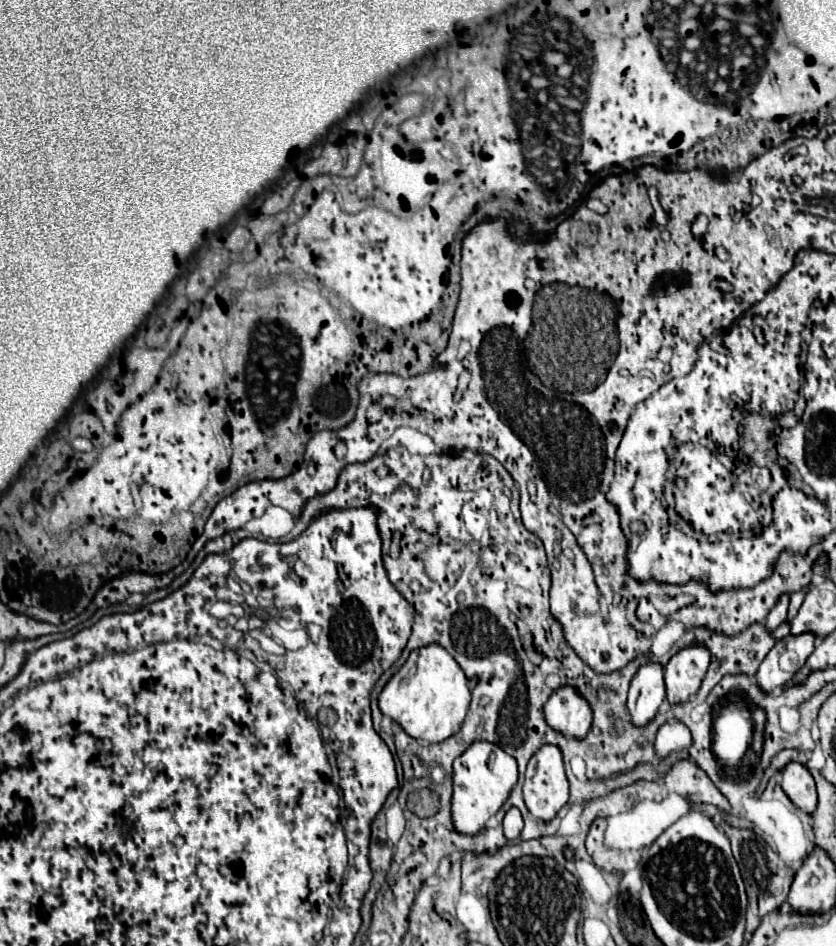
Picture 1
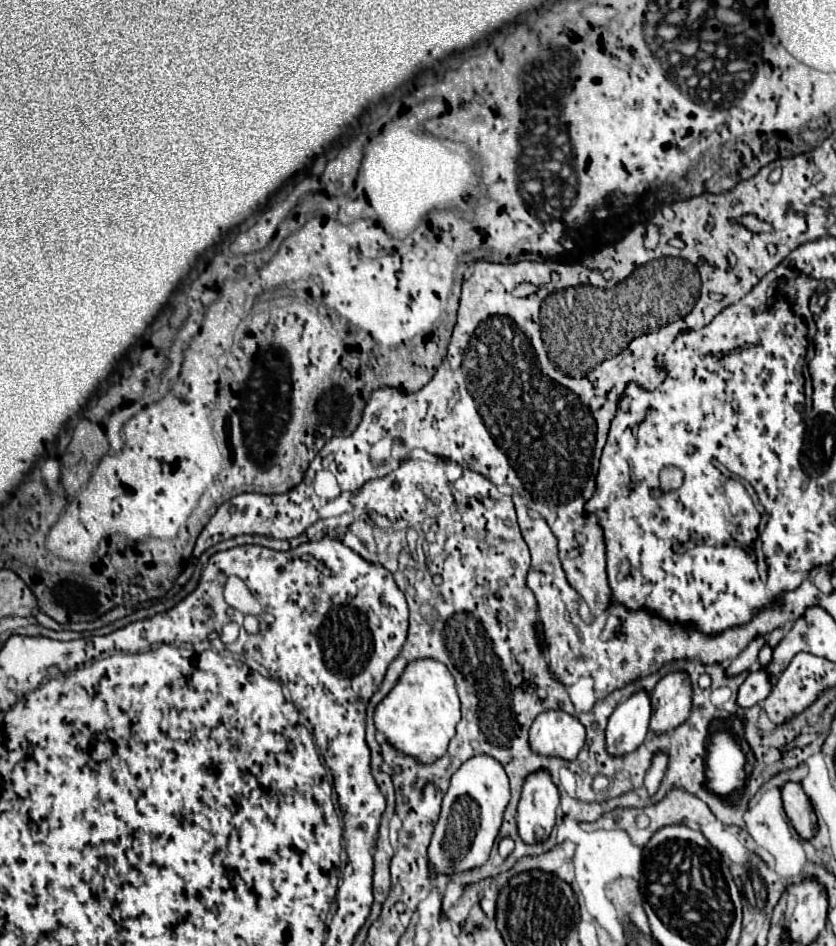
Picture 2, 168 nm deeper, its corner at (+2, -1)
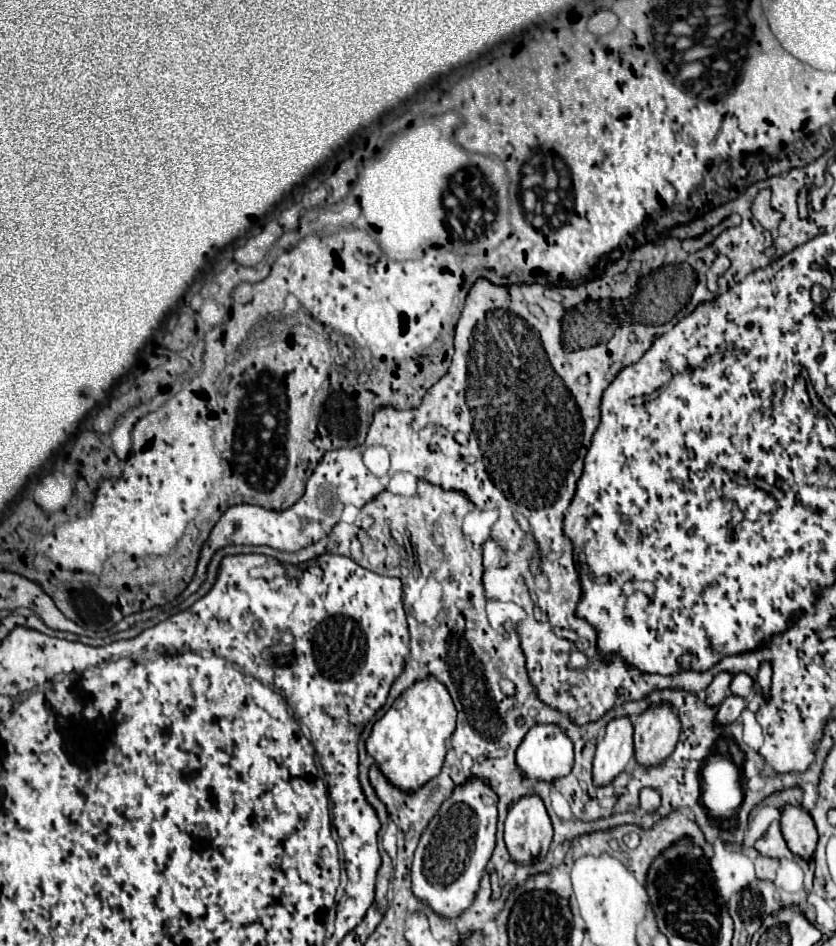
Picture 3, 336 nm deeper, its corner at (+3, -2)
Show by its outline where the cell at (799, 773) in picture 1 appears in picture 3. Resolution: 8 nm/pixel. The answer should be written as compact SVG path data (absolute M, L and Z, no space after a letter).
M783 806L781 810L781 830L789 850L805 860L811 858L817 844L817 830L815 822L809 812L801 806Z

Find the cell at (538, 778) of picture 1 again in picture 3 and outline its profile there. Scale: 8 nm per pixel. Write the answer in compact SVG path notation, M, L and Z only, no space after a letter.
M537 794L517 800L505 820L505 844L517 862L533 862L547 854L553 826L545 802Z

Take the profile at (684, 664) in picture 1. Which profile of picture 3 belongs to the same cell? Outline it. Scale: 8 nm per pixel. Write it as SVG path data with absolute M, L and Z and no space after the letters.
M669 702L653 704L631 718L635 728L635 758L643 766L661 764L675 748L681 732L677 712Z

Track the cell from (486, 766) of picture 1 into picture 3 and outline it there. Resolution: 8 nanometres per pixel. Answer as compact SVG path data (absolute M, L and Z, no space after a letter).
M481 778L467 780L441 804L431 824L425 828L415 850L411 880L413 894L429 904L439 916L453 918L471 906L479 880L495 848L497 794Z

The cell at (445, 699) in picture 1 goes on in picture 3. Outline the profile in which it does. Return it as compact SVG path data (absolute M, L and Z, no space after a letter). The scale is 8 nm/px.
M429 676L425 680L417 680L417 684L409 686L385 712L383 718L379 718L367 738L367 752L375 758L375 762L381 766L383 774L401 790L413 792L421 788L427 780L435 778L441 772L443 760L445 760L445 740L455 730L455 718L457 710L453 706L453 700L445 688L443 682L439 682L435 676Z

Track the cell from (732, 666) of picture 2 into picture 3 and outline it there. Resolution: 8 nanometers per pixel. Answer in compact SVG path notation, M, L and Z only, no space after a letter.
M719 672L715 678L713 678L713 682L707 686L707 704L709 706L717 706L717 704L721 704L721 700L729 694L729 684L731 684L731 680L733 680L733 674L729 674L729 672Z

